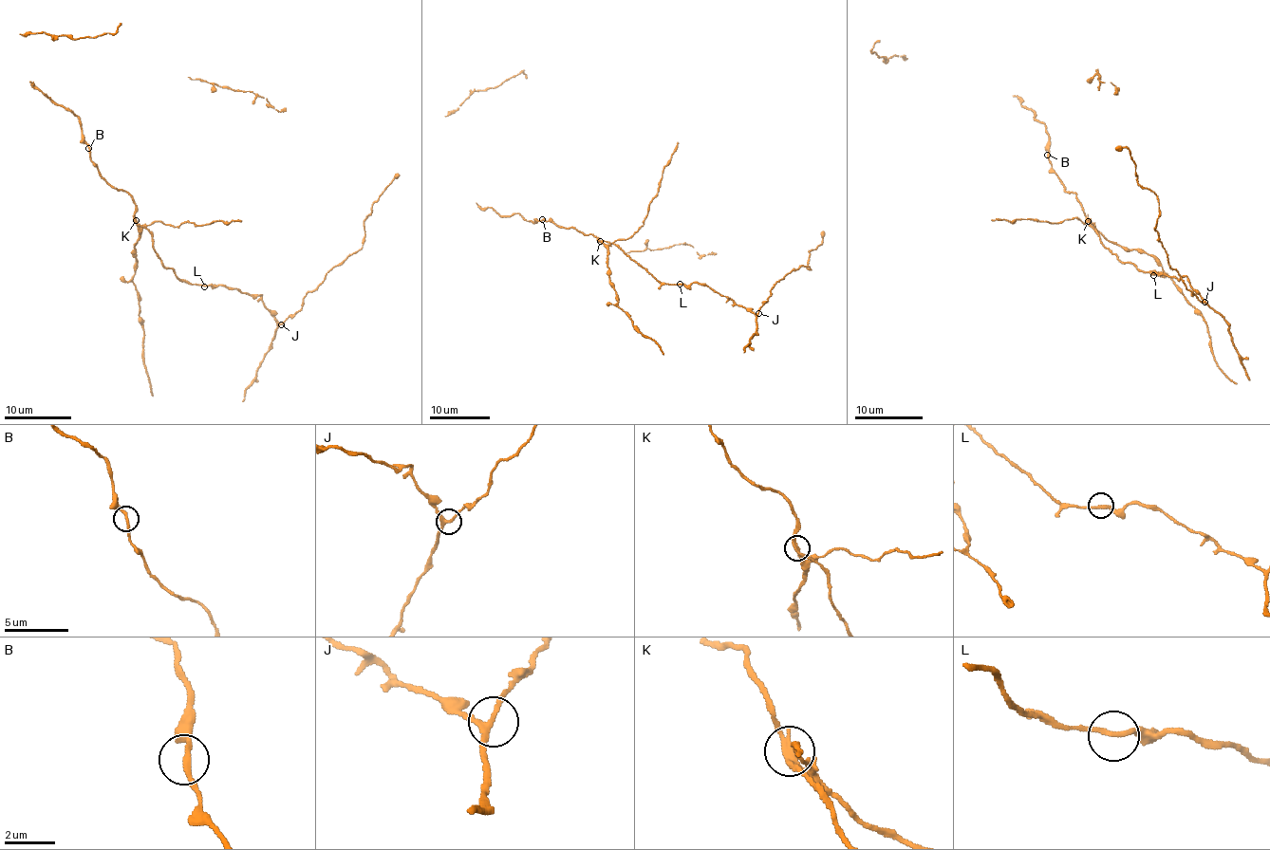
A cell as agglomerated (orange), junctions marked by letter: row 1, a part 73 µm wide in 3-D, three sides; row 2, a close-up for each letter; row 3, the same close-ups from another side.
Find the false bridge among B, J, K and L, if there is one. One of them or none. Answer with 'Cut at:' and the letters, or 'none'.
Cut at: K

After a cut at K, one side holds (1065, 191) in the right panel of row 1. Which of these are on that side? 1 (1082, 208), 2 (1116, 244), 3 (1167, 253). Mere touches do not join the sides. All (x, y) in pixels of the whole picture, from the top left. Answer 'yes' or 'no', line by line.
1: yes
2: no
3: yes

